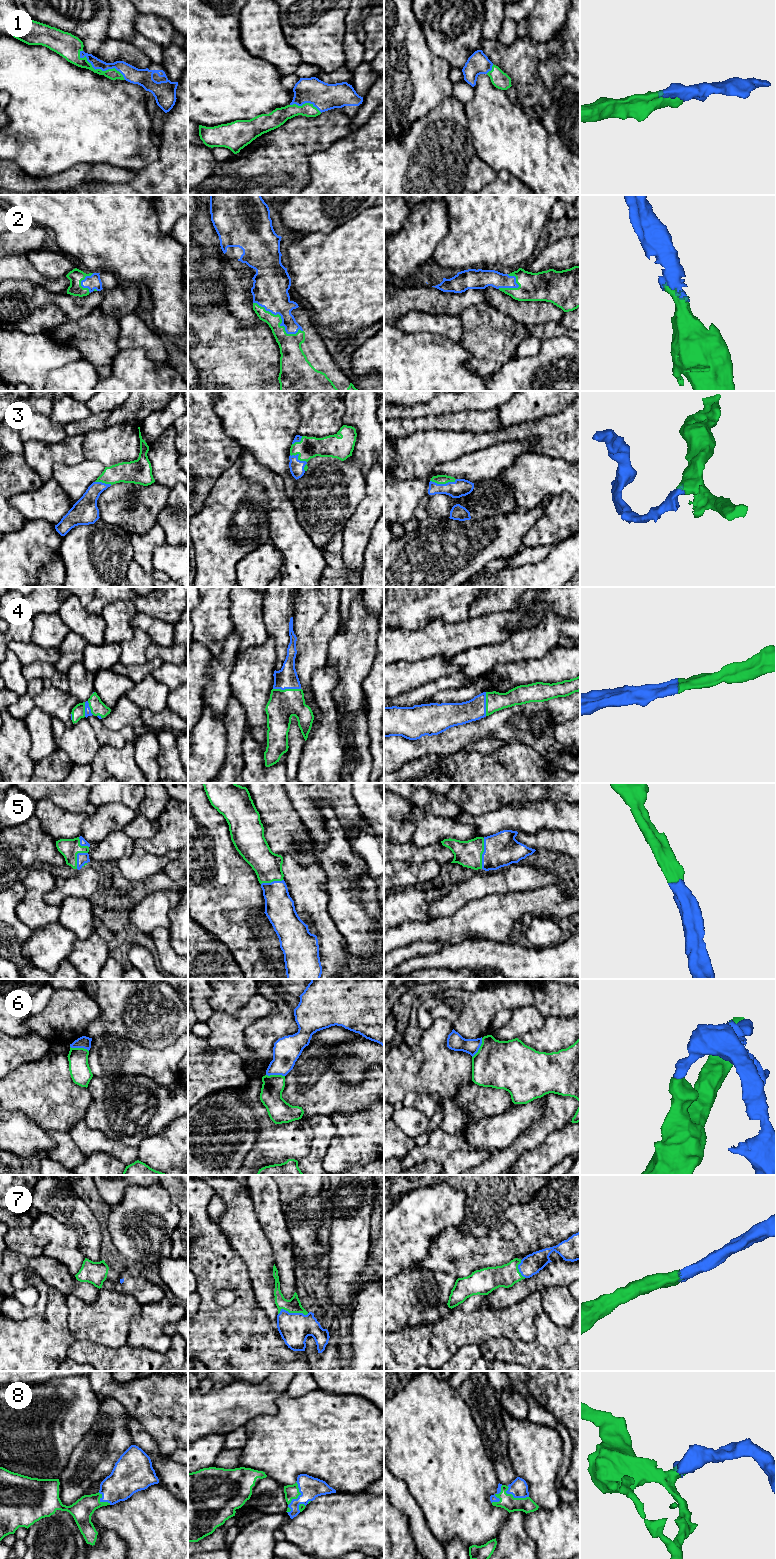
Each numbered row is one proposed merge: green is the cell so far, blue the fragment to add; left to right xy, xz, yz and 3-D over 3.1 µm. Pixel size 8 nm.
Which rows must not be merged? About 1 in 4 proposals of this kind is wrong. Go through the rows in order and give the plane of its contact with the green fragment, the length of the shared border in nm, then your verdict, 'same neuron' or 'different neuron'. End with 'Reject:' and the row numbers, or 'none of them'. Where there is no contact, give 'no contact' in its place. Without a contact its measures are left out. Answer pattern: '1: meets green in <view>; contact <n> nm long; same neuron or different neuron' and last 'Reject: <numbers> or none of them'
1: meets green in xy; contact 440 nm long; same neuron
2: meets green in xz; contact 460 nm long; same neuron
3: meets green in xz; contact 180 nm long; same neuron
4: meets green in xz; contact 220 nm long; same neuron
5: meets green in yz; contact 240 nm long; same neuron
6: meets green in yz; contact 180 nm long; different neuron
7: meets green in xz; contact 240 nm long; same neuron
8: meets green in xz; contact 260 nm long; same neuron
Reject: 6

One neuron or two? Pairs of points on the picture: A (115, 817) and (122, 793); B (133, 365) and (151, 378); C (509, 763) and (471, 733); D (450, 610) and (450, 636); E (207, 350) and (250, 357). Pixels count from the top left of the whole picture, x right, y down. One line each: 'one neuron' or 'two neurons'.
A: two neurons
B: one neuron
C: two neurons
D: two neurons
E: one neuron

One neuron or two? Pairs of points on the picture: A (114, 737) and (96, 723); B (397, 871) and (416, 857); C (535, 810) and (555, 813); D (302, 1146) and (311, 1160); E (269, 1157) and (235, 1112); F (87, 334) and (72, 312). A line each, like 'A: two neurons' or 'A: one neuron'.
A: one neuron
B: two neurons
C: one neuron
D: two neurons
E: two neurons
F: two neurons

